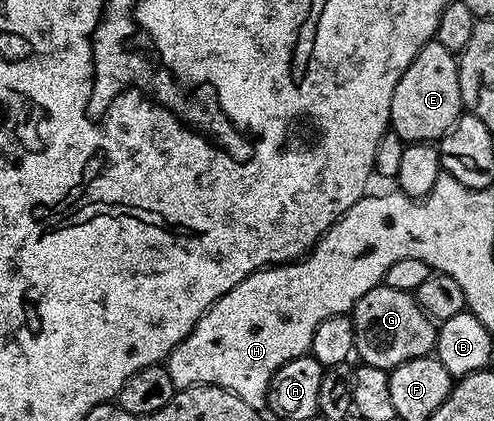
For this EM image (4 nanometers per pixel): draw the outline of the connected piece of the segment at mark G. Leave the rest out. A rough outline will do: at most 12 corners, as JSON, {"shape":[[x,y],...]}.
{"shape":[[384,282],[352,310],[360,363],[390,369],[437,347],[416,295]]}

